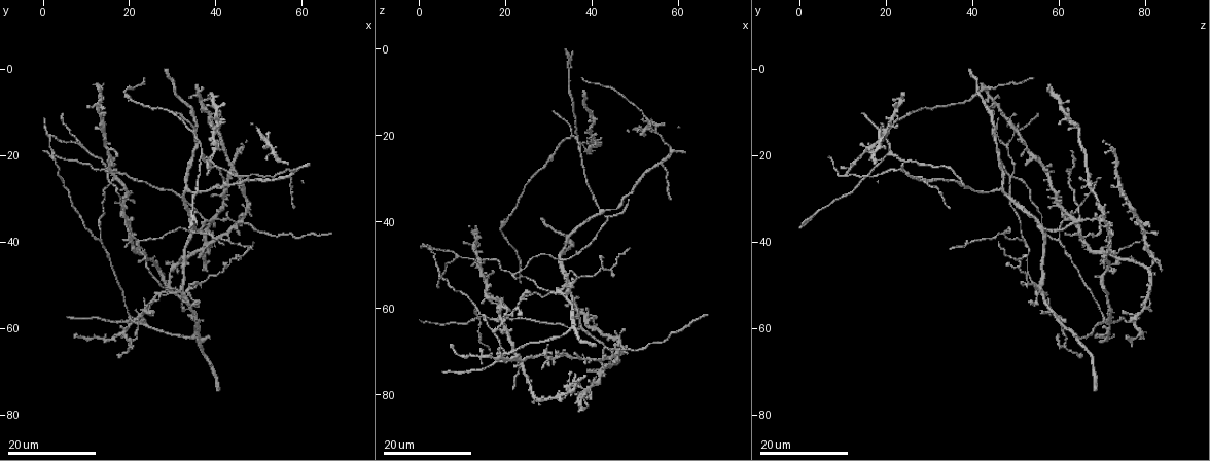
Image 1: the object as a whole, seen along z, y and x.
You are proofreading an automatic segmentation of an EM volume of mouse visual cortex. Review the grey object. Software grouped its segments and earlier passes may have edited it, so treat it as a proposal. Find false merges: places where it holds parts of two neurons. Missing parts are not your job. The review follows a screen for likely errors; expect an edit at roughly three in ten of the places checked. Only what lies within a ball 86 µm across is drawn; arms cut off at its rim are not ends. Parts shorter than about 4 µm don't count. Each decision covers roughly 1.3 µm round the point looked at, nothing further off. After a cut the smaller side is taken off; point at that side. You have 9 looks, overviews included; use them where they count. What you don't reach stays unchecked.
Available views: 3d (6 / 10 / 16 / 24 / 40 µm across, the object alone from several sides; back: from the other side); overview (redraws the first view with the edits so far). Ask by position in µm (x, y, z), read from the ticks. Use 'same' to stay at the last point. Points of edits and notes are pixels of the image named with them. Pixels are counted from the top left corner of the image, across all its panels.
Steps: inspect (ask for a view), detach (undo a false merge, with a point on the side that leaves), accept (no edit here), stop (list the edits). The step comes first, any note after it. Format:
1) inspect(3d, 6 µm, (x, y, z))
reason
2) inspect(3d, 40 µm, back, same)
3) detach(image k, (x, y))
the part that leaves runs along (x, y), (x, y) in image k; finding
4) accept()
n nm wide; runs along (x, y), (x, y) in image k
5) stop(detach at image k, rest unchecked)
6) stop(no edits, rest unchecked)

inspect(3d, 16 µm, (37.0, 34.5, 65.0))
three-way junction

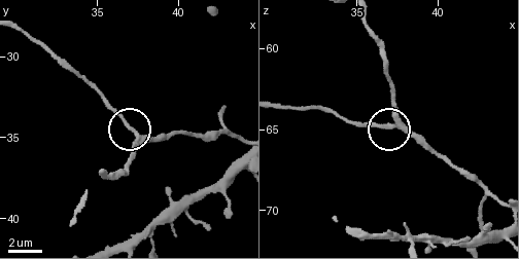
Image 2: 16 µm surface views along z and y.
inspect(3d, 6 µm, (37.3, 34.6, 64.7))

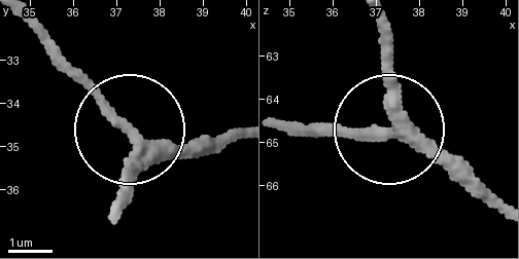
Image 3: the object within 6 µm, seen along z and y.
accept()
300 nm wide; runs along (377, 22), (388, 128), (285, 132) in image 3; continuous, no second neuron

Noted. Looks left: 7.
inspect(3d, 16 µm, (35.5, 62.5, 64.5))
three arms meet

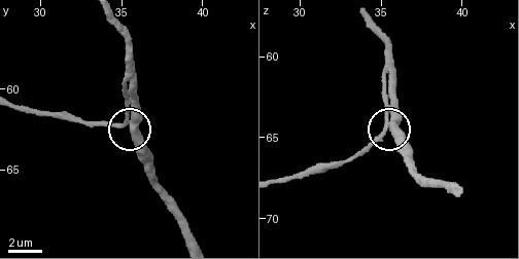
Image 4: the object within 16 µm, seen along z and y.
inspect(3d, 10 µm, (35.4, 62.2, 64.6))

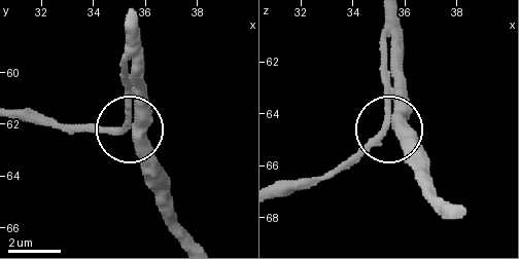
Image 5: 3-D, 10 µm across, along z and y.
accept()
side arm 15 µm; all the same neuron

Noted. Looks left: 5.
inspect(3d, 24 µm, (44.0, 40.5, 38.5))
three-way junction

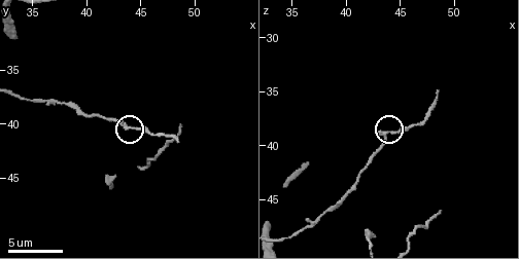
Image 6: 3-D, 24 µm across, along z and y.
inspect(3d, 10 µm, (44.4, 40.6, 38.8))

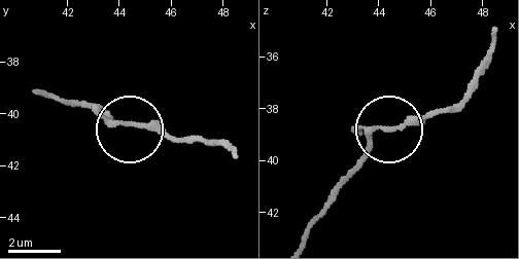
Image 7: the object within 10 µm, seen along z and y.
accept()
160 nm wide; runs along (33, 91), (152, 132), (204, 139) in image 7; continuous, no second neuron

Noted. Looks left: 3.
inspect(3d, 16 µm, (35.0, 15.0, 20.0))
three arms meet

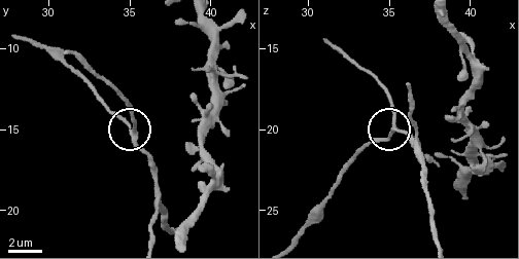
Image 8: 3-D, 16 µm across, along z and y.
inspect(3d, 6 µm, (35.2, 15.2, 19.9))

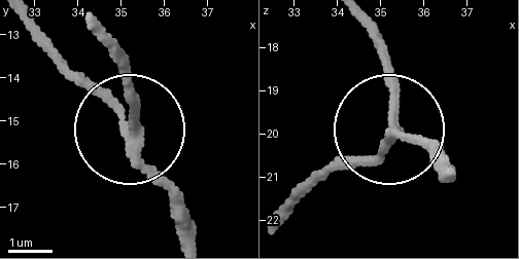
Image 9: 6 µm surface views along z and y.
accept()
3 arms; one neuron here

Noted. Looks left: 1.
stop(no edits, rest unchecked)

